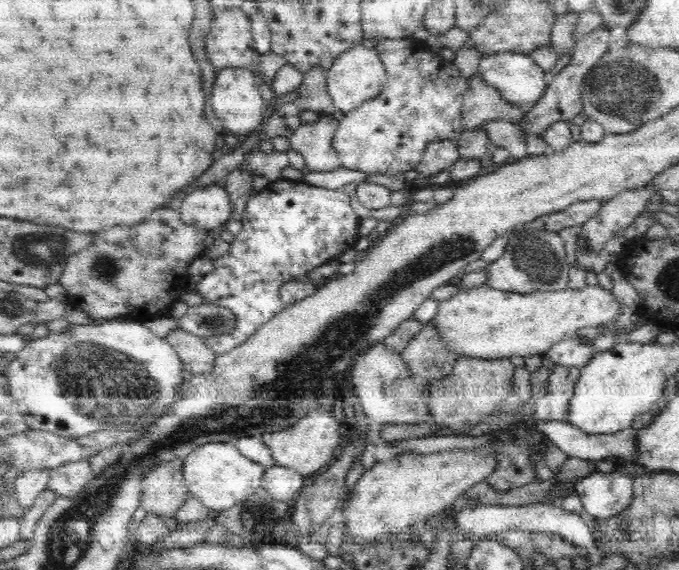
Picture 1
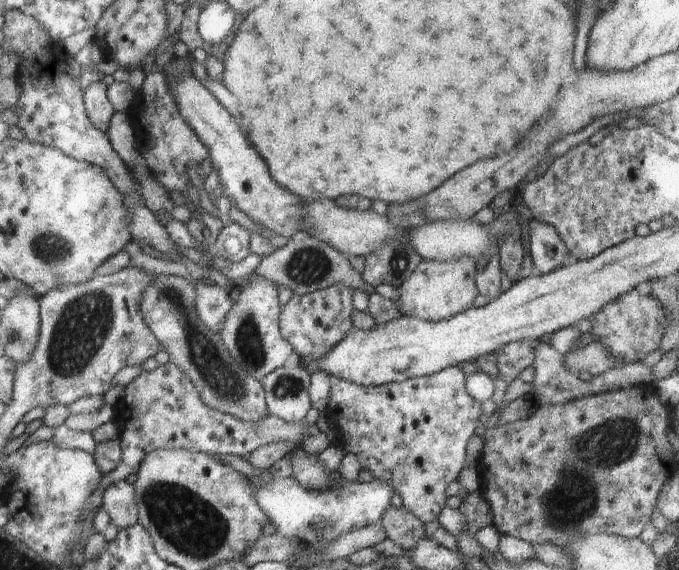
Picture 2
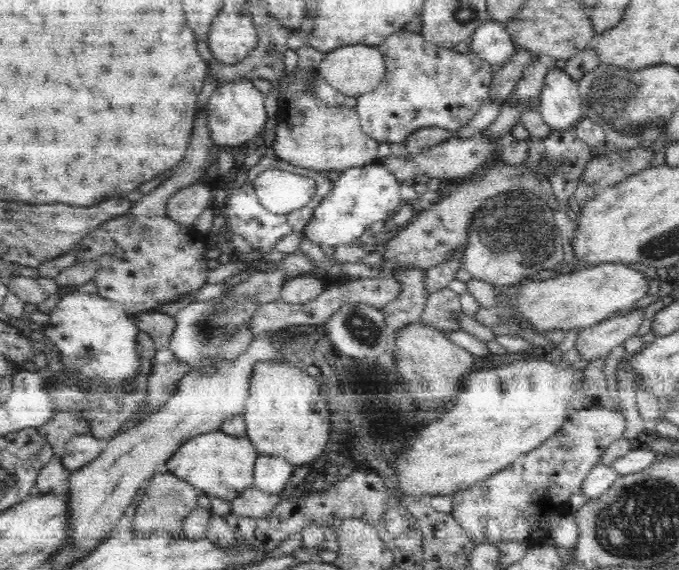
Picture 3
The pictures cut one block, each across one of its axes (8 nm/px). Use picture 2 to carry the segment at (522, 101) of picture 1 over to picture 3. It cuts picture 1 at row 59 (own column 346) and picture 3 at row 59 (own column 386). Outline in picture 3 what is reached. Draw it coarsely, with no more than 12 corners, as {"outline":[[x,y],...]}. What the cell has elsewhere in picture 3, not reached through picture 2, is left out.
{"outline":[[489,17],[468,44],[483,62],[501,68],[518,47],[506,24]]}

